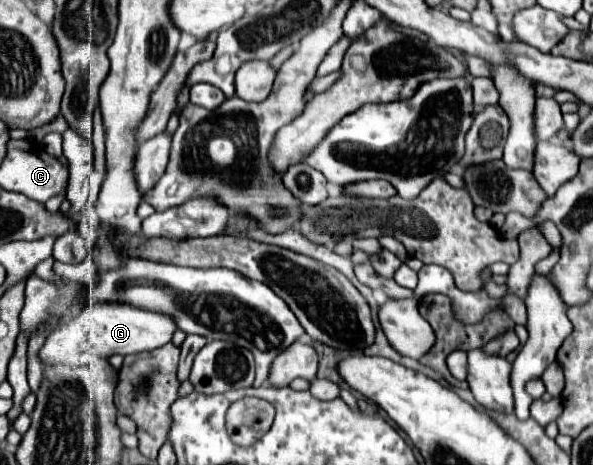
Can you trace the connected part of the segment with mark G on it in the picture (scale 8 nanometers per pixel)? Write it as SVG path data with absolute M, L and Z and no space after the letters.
M91 304L85 306L75 318L67 324L61 324L55 332L49 334L43 348L39 350L39 360L43 366L67 364L79 366L79 358L93 356L109 358L113 354L139 354L155 350L167 342L177 328L167 320L167 316L157 316L155 312L139 312L137 308L127 308L127 304Z

